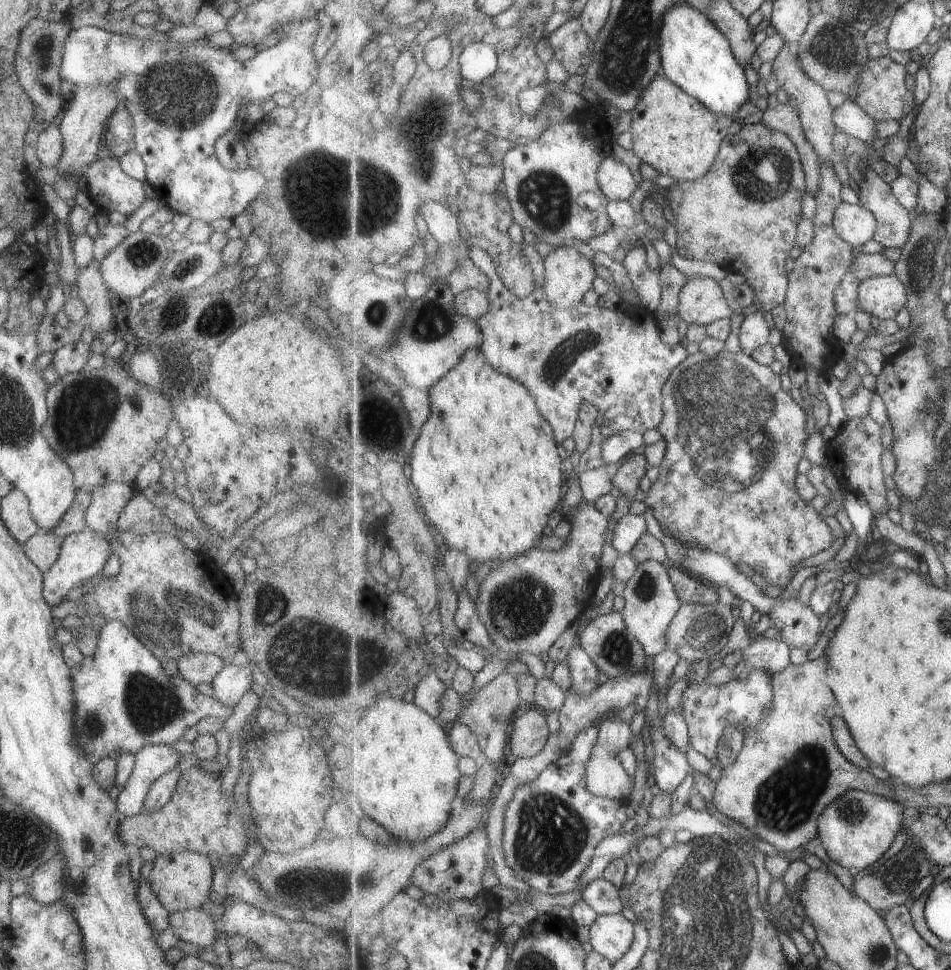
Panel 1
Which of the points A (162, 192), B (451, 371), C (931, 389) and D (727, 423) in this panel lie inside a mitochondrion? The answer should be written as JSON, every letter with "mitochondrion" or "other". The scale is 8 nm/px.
{"A":"other","B":"other","C":"mitochondrion","D":"mitochondrion"}

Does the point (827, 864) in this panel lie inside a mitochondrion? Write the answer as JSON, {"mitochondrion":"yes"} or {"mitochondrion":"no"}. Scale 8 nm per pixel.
{"mitochondrion":"no"}

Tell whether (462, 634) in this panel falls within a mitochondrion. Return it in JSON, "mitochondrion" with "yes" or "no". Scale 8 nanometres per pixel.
{"mitochondrion":"no"}

